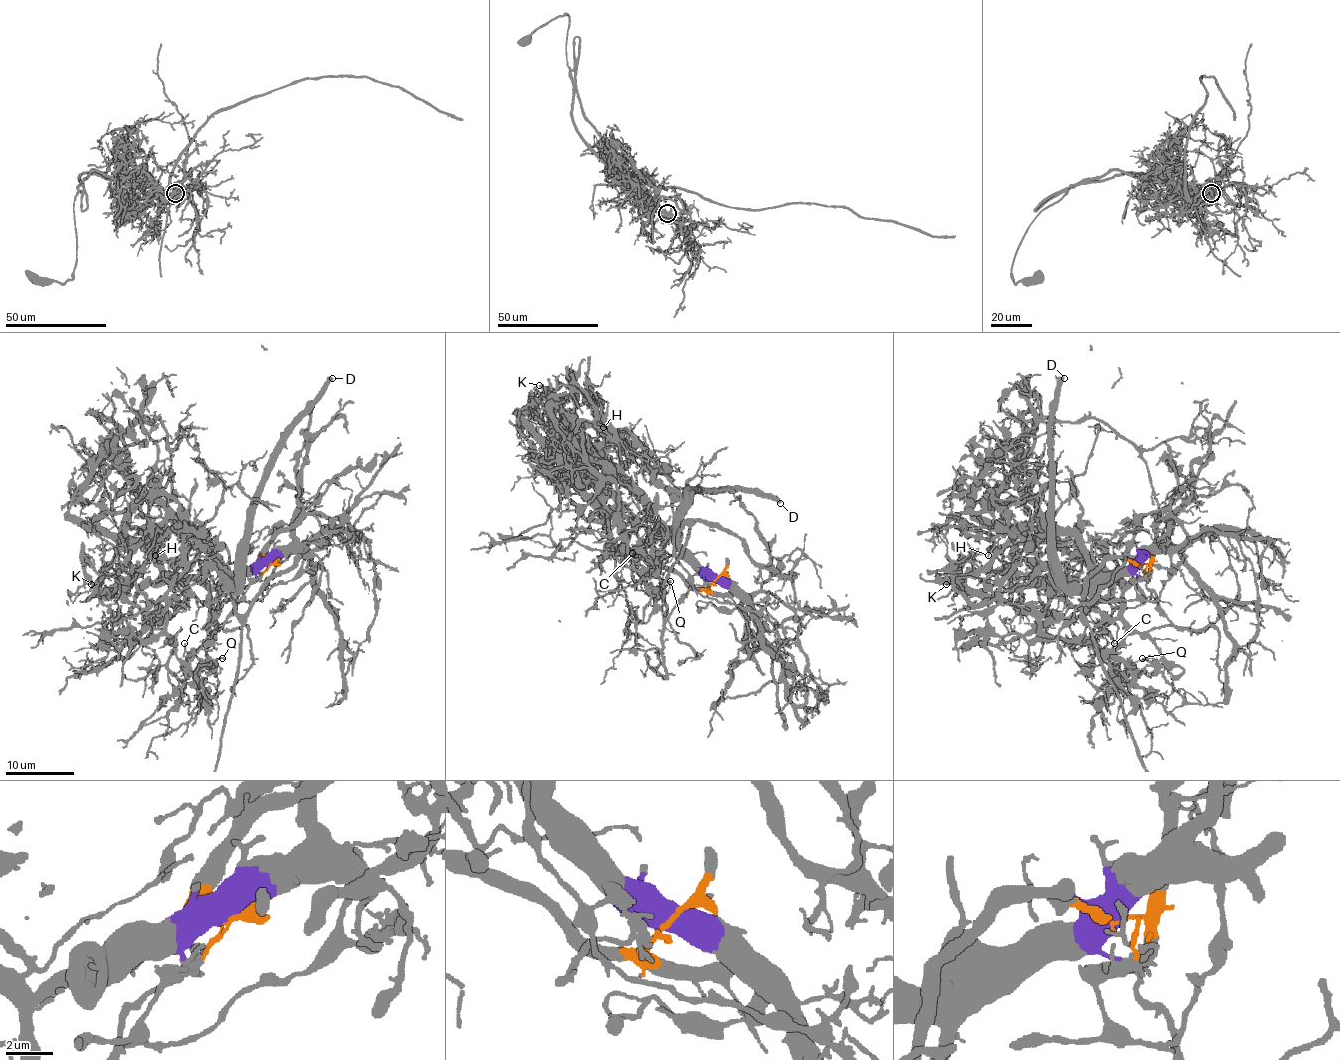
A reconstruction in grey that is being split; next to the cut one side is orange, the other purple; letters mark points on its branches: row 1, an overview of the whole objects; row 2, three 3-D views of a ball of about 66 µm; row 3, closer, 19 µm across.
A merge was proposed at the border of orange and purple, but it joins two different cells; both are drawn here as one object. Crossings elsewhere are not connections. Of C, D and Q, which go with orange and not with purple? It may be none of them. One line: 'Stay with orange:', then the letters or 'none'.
Stay with orange: C, Q

